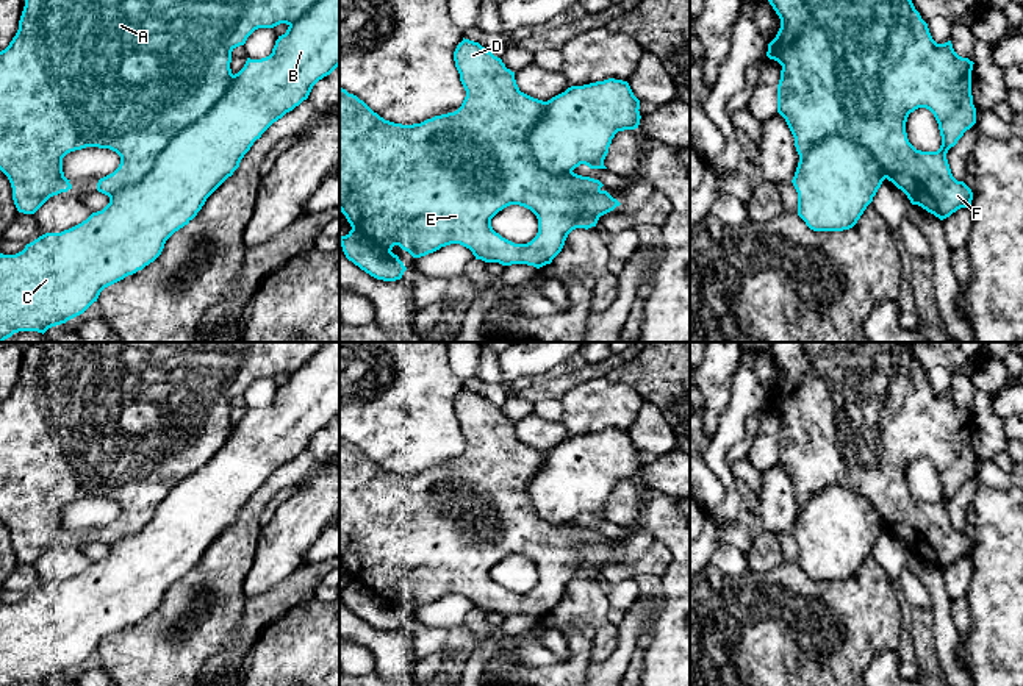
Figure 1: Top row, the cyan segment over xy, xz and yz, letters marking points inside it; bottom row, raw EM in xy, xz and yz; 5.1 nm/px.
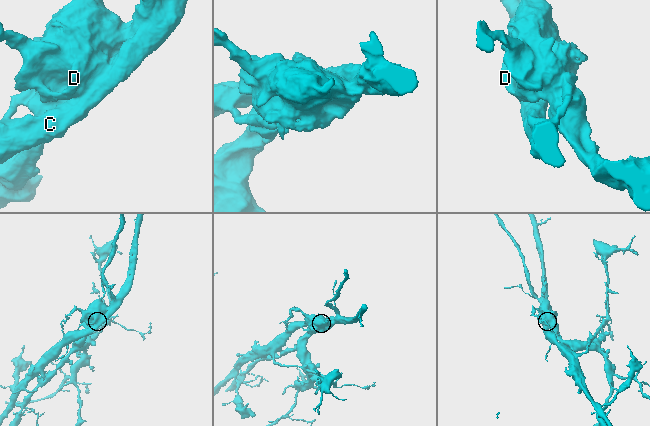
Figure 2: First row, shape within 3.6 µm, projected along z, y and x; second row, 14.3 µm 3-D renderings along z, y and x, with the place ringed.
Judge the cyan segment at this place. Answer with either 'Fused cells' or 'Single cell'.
Fused cells

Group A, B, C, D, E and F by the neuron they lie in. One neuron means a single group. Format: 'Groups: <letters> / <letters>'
Groups: A D E F / B C

